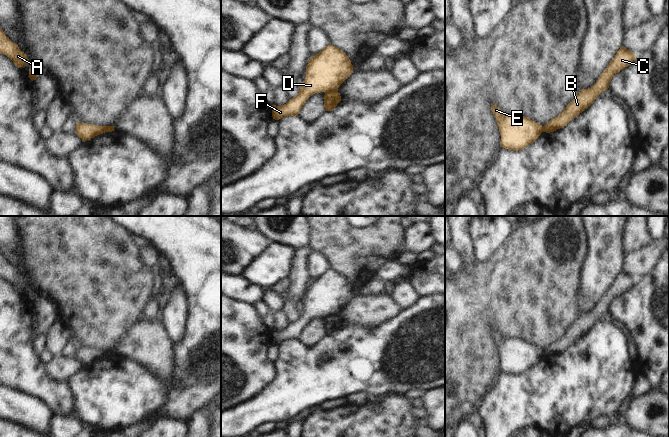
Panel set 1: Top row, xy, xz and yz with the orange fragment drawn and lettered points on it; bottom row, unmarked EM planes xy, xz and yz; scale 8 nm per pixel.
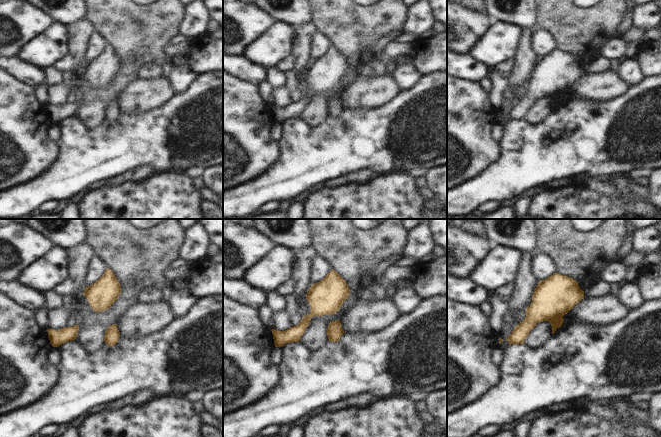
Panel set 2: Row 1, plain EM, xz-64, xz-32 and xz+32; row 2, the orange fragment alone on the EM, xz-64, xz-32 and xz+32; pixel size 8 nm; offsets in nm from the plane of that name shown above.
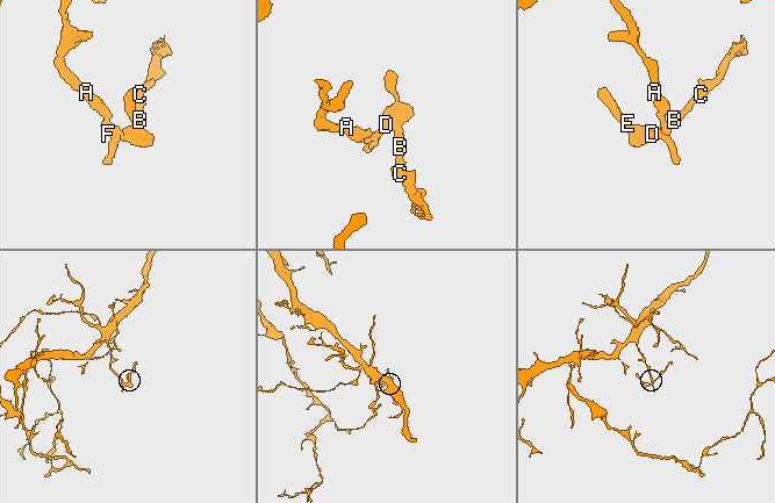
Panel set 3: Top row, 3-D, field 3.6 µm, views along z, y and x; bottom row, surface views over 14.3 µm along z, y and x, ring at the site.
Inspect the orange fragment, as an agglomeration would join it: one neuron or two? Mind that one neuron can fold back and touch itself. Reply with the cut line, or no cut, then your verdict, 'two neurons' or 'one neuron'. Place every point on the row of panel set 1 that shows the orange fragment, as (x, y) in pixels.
xz (337, 89), (325, 93) | two neurons

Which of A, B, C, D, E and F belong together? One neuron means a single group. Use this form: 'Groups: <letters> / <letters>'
Groups: A D E F / B C

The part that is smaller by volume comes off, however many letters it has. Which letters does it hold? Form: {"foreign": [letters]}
{"foreign": ["B", "C"]}

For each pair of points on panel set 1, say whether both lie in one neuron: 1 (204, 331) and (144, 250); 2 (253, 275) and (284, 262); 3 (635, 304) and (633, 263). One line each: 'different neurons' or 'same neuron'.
1: different neurons
2: same neuron
3: different neurons

